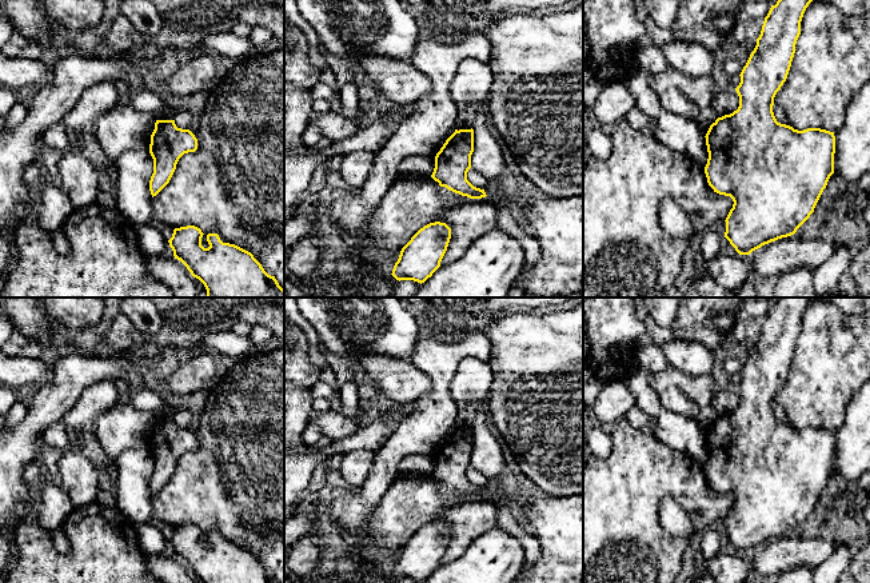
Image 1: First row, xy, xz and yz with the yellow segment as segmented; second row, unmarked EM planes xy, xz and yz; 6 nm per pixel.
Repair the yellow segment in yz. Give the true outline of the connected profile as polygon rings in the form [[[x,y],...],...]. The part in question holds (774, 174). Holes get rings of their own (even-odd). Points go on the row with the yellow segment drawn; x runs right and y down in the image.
[[[778,0],[765,17],[757,45],[741,72],[741,83],[735,88],[739,107],[730,115],[718,117],[706,133],[709,152],[705,173],[714,192],[730,196],[734,201],[726,217],[725,237],[739,255],[750,255],[765,244],[791,236],[810,217],[834,173],[835,136],[821,128],[794,129],[777,121],[773,105],[777,92],[787,79],[801,35],[803,13],[813,0]]]

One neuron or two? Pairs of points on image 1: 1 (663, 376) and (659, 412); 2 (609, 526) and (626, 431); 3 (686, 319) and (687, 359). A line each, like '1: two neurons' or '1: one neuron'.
1: two neurons
2: one neuron
3: two neurons

